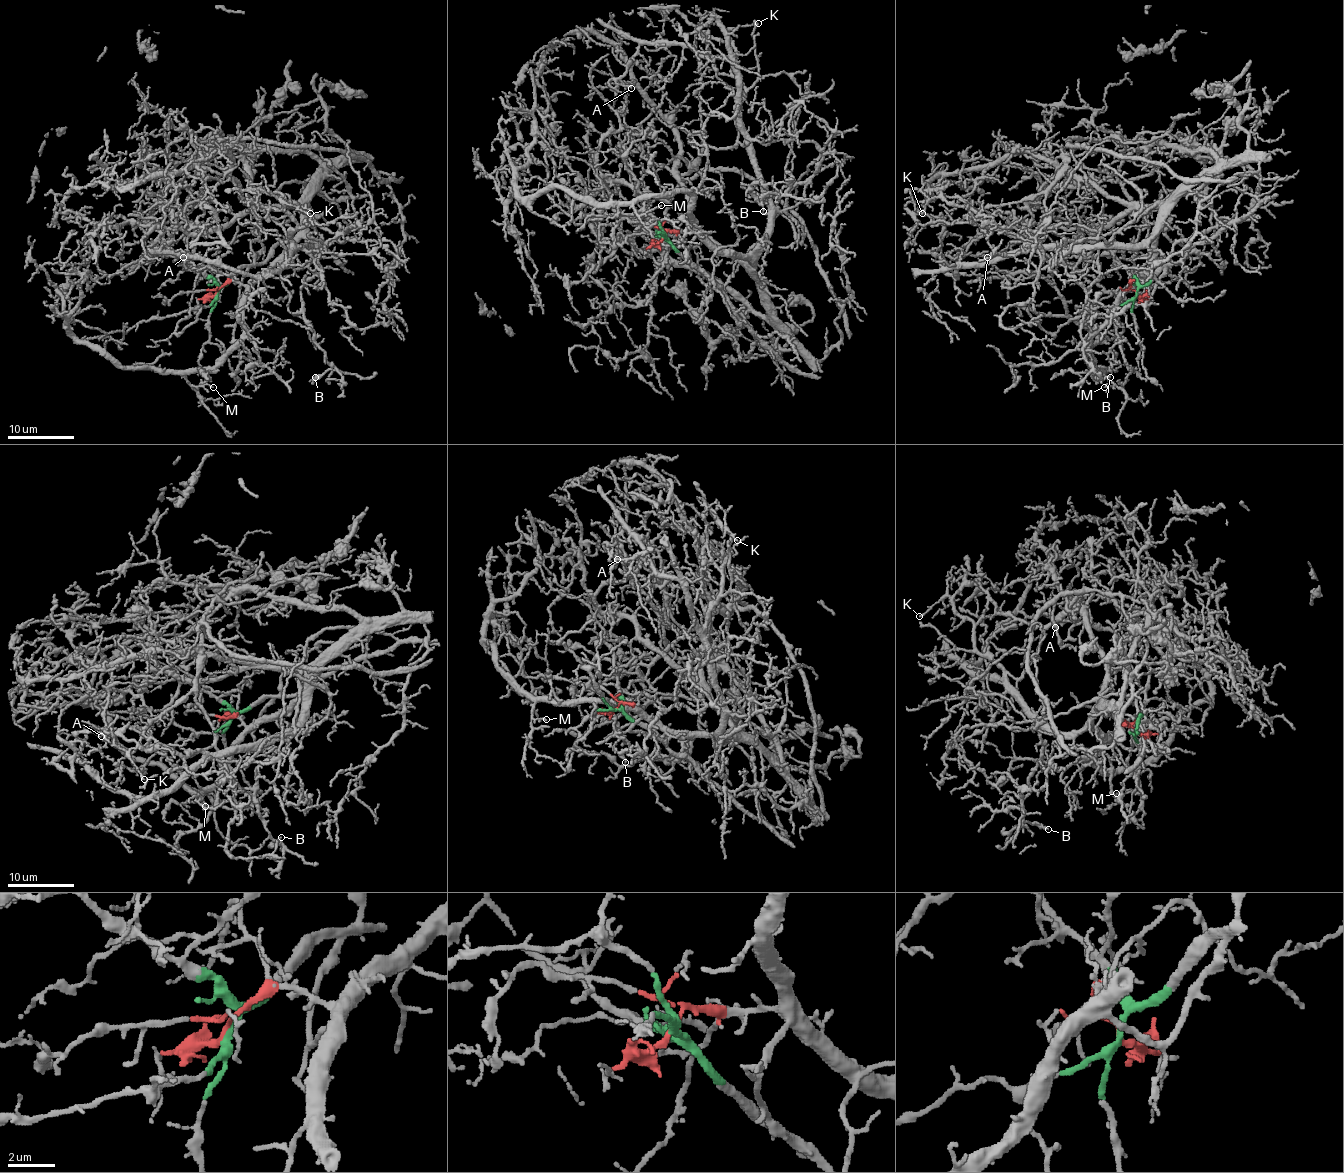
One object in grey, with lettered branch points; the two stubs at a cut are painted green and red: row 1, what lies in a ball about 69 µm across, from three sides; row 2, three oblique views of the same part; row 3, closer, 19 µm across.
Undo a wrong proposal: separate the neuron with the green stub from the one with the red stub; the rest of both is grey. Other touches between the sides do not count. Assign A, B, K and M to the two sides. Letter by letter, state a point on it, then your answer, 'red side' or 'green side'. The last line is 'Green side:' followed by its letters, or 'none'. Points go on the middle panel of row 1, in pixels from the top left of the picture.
A: at (631, 88); red side
B: at (763, 211); red side
K: at (758, 23); red side
M: at (661, 205); red side
Green side: none

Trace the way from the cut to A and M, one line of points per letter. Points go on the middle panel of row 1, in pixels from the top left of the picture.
A: (663, 238), (700, 231), (748, 255), (766, 229), (768, 194), (728, 59), (641, 44), (620, 79), (631, 88)
M: (663, 238), (668, 231), (693, 228), (691, 196), (685, 191), (641, 196), (633, 206), (640, 214), (661, 204)

